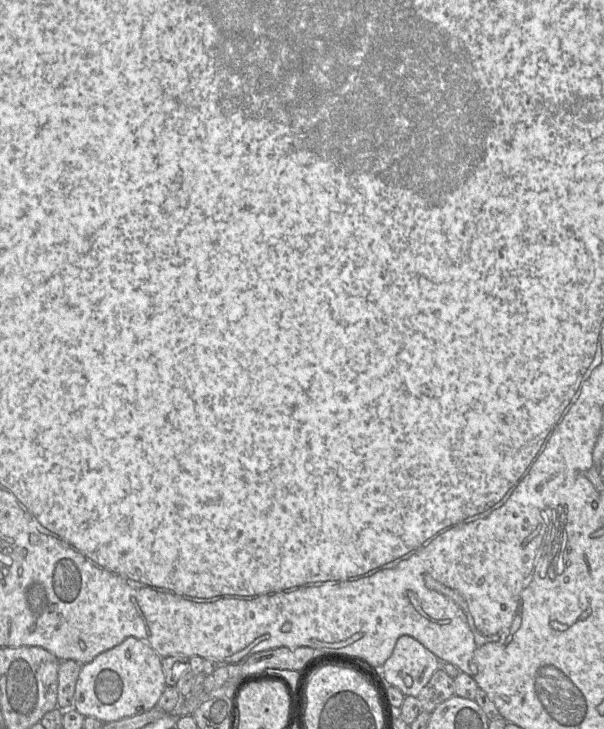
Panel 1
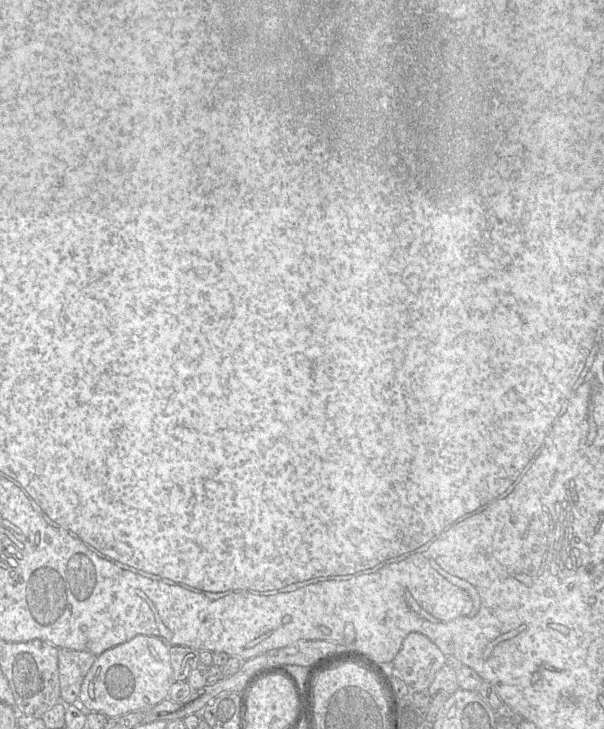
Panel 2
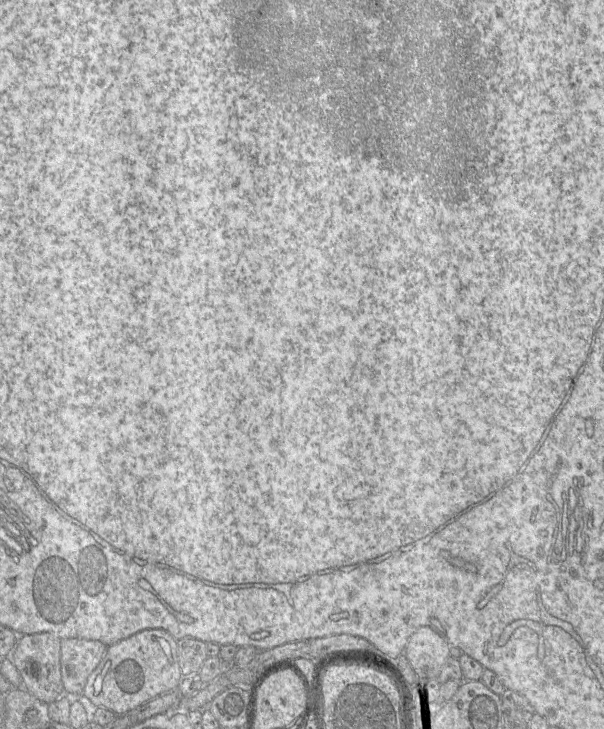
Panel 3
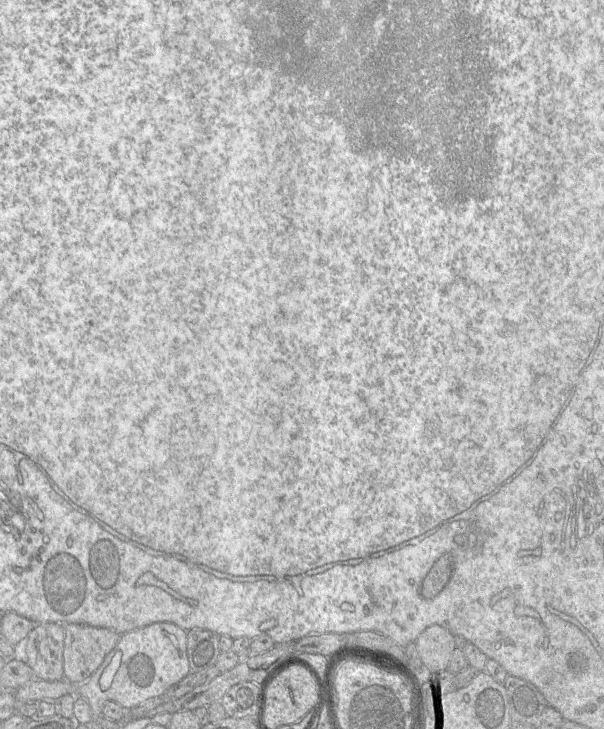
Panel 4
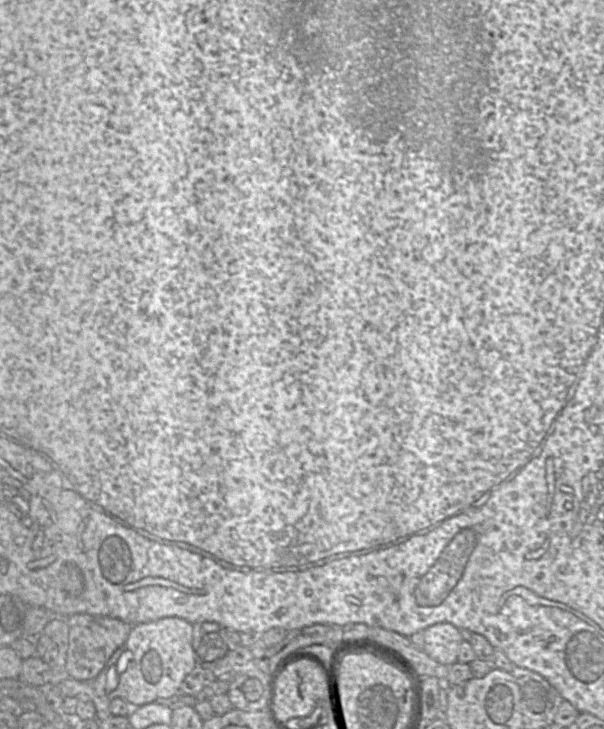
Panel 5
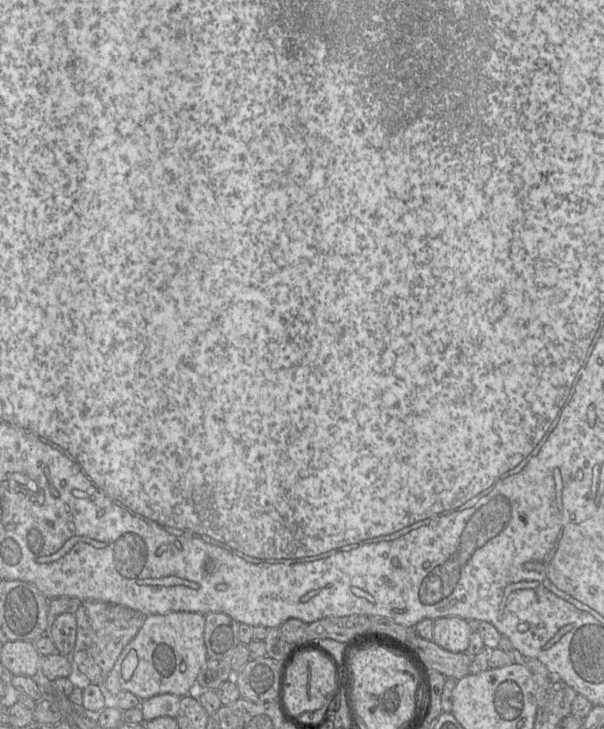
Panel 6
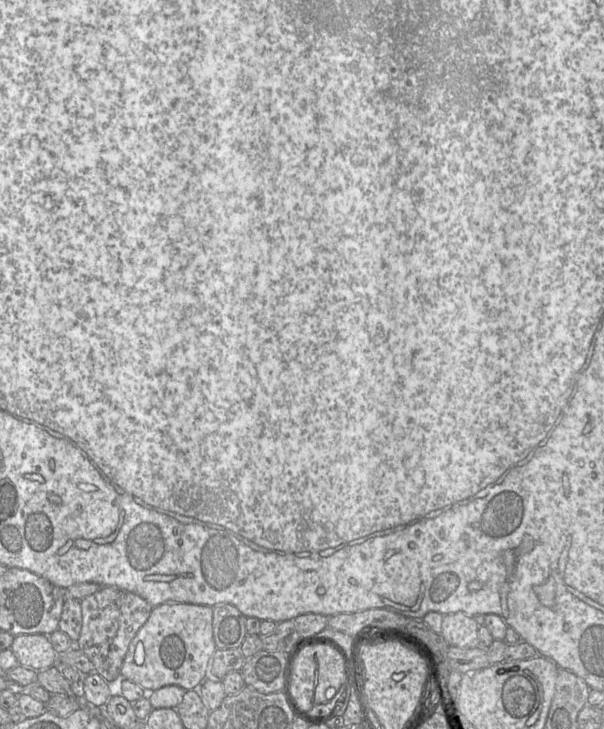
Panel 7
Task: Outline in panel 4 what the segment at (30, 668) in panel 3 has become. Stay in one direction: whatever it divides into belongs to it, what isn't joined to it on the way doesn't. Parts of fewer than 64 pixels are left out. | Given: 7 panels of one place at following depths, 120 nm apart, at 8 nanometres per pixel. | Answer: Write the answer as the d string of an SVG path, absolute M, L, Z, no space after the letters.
M56 622L36 624L27 636L26 663L35 679L59 681L63 672L64 625Z

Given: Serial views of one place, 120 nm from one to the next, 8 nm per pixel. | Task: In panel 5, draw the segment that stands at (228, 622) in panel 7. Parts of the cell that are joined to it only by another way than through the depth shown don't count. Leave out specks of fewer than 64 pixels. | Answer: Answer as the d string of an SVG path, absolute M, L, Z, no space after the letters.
M200 622L193 624L192 647L194 650L194 658L196 667L211 669L220 662L228 653L227 646L227 631L226 629L216 622Z

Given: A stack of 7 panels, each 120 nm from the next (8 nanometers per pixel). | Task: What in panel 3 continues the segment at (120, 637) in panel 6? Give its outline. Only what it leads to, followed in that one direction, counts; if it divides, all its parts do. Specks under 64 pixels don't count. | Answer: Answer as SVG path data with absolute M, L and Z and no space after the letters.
M61 639L61 679L65 695L83 696L87 679L104 657L108 646L97 640Z

